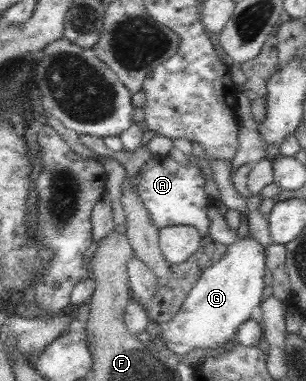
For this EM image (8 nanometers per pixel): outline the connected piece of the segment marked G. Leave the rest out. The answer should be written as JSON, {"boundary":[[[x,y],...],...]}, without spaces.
{"boundary":[[[251,234],[244,238],[237,237],[237,241],[227,245],[225,255],[201,273],[173,320],[158,324],[162,338],[166,342],[165,348],[179,355],[191,353],[194,348],[201,348],[208,353],[219,352],[225,344],[235,339],[239,326],[256,315],[264,298],[267,269],[266,248],[261,243],[257,243],[257,239]]]}

